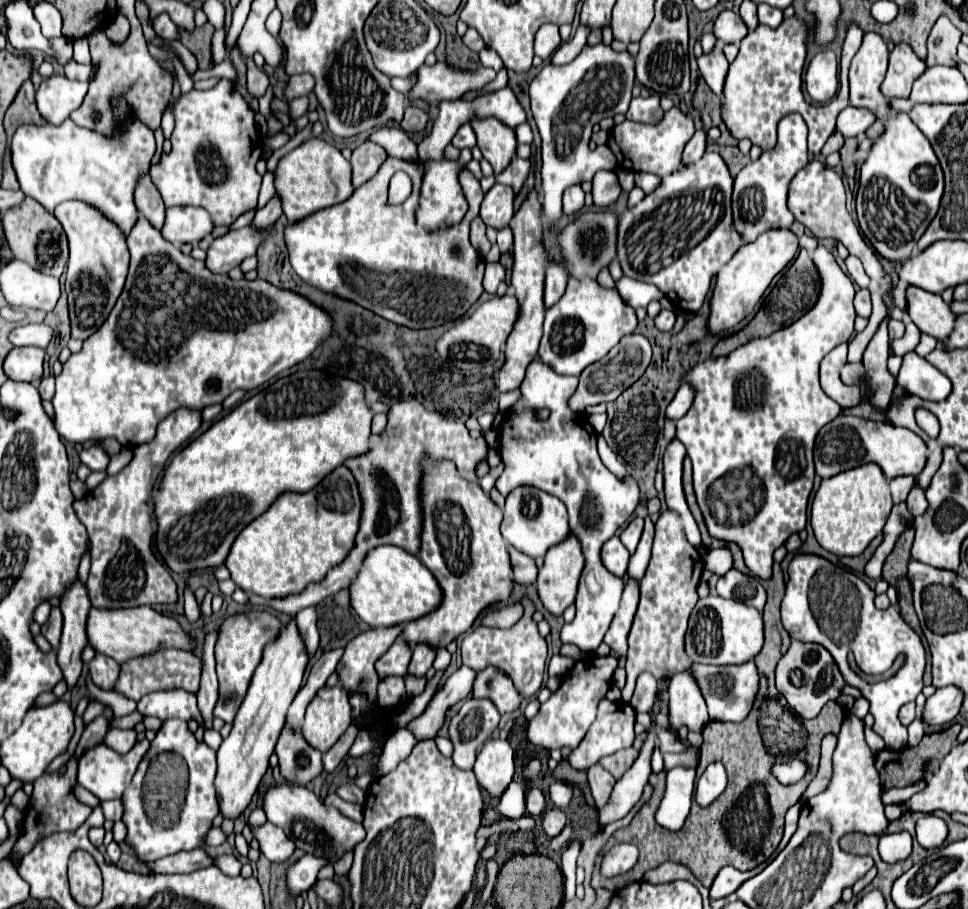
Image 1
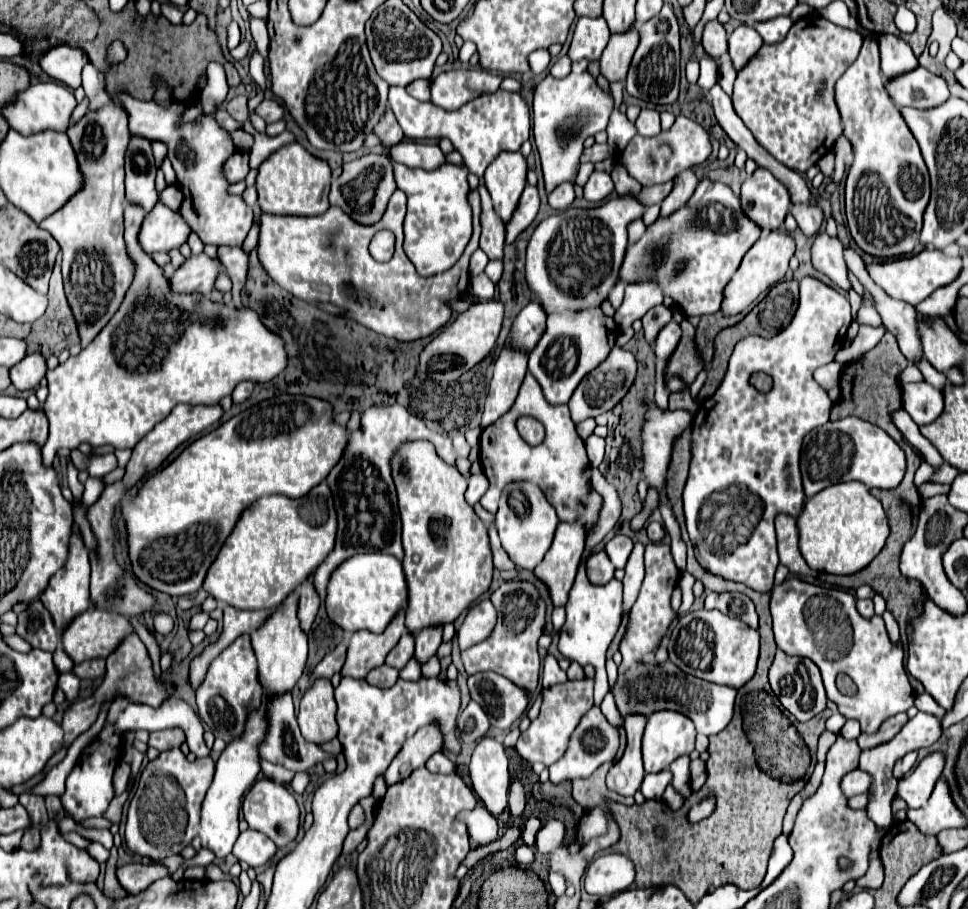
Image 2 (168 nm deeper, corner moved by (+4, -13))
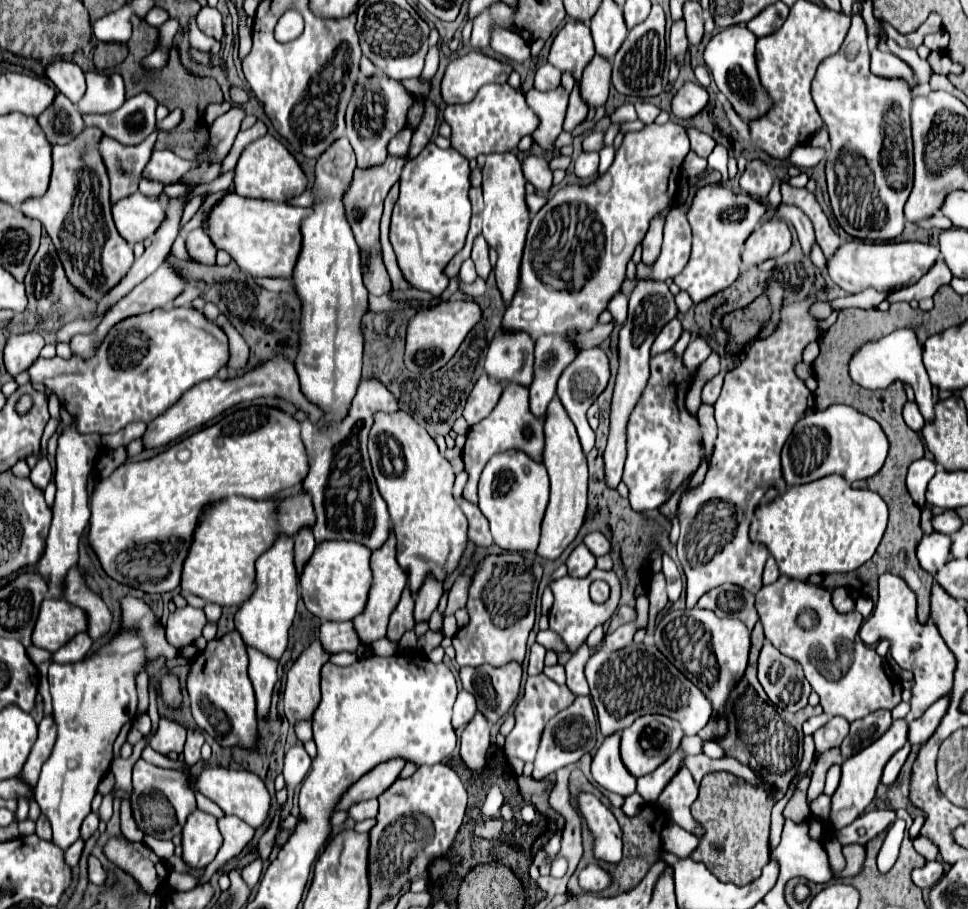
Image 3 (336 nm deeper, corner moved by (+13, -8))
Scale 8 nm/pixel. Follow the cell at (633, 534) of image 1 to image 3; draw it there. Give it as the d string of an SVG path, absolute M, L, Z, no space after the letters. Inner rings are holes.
M590 532L584 536L584 544L586 548L594 554L594 556L604 556L610 552L610 542L600 534L600 532Z

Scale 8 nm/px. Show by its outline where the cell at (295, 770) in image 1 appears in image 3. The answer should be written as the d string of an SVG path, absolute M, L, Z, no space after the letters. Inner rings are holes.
M248 648L248 676L252 680L254 692L256 692L256 704L258 704L258 718L264 718L270 708L270 696L274 690L274 684L278 680L276 676L276 660L270 660L270 656L258 652L256 648Z

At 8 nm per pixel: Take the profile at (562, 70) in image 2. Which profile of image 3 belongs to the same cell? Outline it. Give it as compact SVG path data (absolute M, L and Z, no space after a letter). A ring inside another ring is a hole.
M550 64L540 66L534 78L534 88L540 92L548 92L548 90L556 90L558 86L560 86L560 72L556 72L556 68Z

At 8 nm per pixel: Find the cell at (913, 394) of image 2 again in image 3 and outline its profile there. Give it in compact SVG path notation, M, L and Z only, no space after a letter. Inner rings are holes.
M908 402L908 404L904 406L904 420L906 420L908 428L912 428L914 432L920 432L920 430L922 430L924 418L922 418L916 402Z

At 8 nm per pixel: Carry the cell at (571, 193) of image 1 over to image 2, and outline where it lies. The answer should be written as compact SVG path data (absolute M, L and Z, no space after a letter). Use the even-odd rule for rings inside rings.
M563 183L555 189L555 193L551 193L549 197L549 205L555 209L555 211L565 211L573 205L575 201L575 191L573 191L573 183Z

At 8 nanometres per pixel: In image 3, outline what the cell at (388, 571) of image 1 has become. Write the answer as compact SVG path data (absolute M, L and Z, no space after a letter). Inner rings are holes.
M324 540L318 544L314 556L310 556L306 568L300 574L300 596L308 612L314 616L342 622L352 620L364 610L370 584L370 550L364 544L354 544L348 540Z

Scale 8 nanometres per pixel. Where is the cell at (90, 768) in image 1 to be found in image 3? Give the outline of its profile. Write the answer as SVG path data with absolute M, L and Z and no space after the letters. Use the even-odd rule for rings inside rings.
M124 596L120 598L120 608L122 608L120 630L94 656L88 656L74 664L52 662L48 668L52 718L58 726L58 738L56 738L50 758L42 766L40 780L34 788L34 798L42 814L48 818L52 826L52 842L58 844L58 848L62 850L66 850L80 838L80 824L90 814L90 804L92 804L92 798L96 796L98 782L102 780L102 776L108 772L112 764L112 744L116 736L120 734L122 726L136 716L136 676L140 672L146 672L148 664L160 656L164 656L166 660L172 660L178 656L176 648L170 646L166 640L164 626L158 622L156 614L144 600L134 598L134 596Z

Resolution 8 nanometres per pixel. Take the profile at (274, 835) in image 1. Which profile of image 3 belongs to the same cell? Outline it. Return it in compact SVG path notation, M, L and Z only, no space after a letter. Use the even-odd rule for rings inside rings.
M222 816L218 820L218 830L224 838L222 848L218 850L214 862L205 868L204 874L201 876L197 886L201 886L210 881L212 875L228 860L234 860L236 856L242 854L242 850L248 846L248 842L254 836L254 828L250 828L246 822L242 822L236 816Z

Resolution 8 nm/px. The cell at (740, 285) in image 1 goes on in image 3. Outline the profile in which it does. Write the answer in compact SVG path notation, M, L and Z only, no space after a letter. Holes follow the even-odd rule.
M778 218L768 220L768 222L760 224L746 240L744 252L742 252L742 262L746 266L756 266L774 256L782 256L784 252L788 252L790 244L792 244L792 234L790 234L786 222L782 222Z

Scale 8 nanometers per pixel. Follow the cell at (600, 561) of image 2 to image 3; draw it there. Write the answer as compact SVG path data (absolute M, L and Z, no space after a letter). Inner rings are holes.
M578 544L572 554L566 560L566 568L568 568L568 576L572 578L584 578L588 576L588 572L596 566L596 558L592 556L592 552L588 548L584 548L582 544Z

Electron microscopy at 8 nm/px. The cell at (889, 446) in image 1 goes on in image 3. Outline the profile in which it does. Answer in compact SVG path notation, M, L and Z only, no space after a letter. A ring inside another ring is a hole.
M834 404L822 412L812 412L798 420L782 450L782 478L788 486L814 482L828 474L840 474L846 482L874 476L888 456L888 440L882 428L870 416L858 410Z

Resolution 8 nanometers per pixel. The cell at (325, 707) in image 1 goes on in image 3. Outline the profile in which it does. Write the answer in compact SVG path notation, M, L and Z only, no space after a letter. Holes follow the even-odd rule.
M314 640L294 660L286 674L286 688L282 694L284 712L290 724L298 720L312 720L316 704L320 702L320 668L330 660L320 640Z

